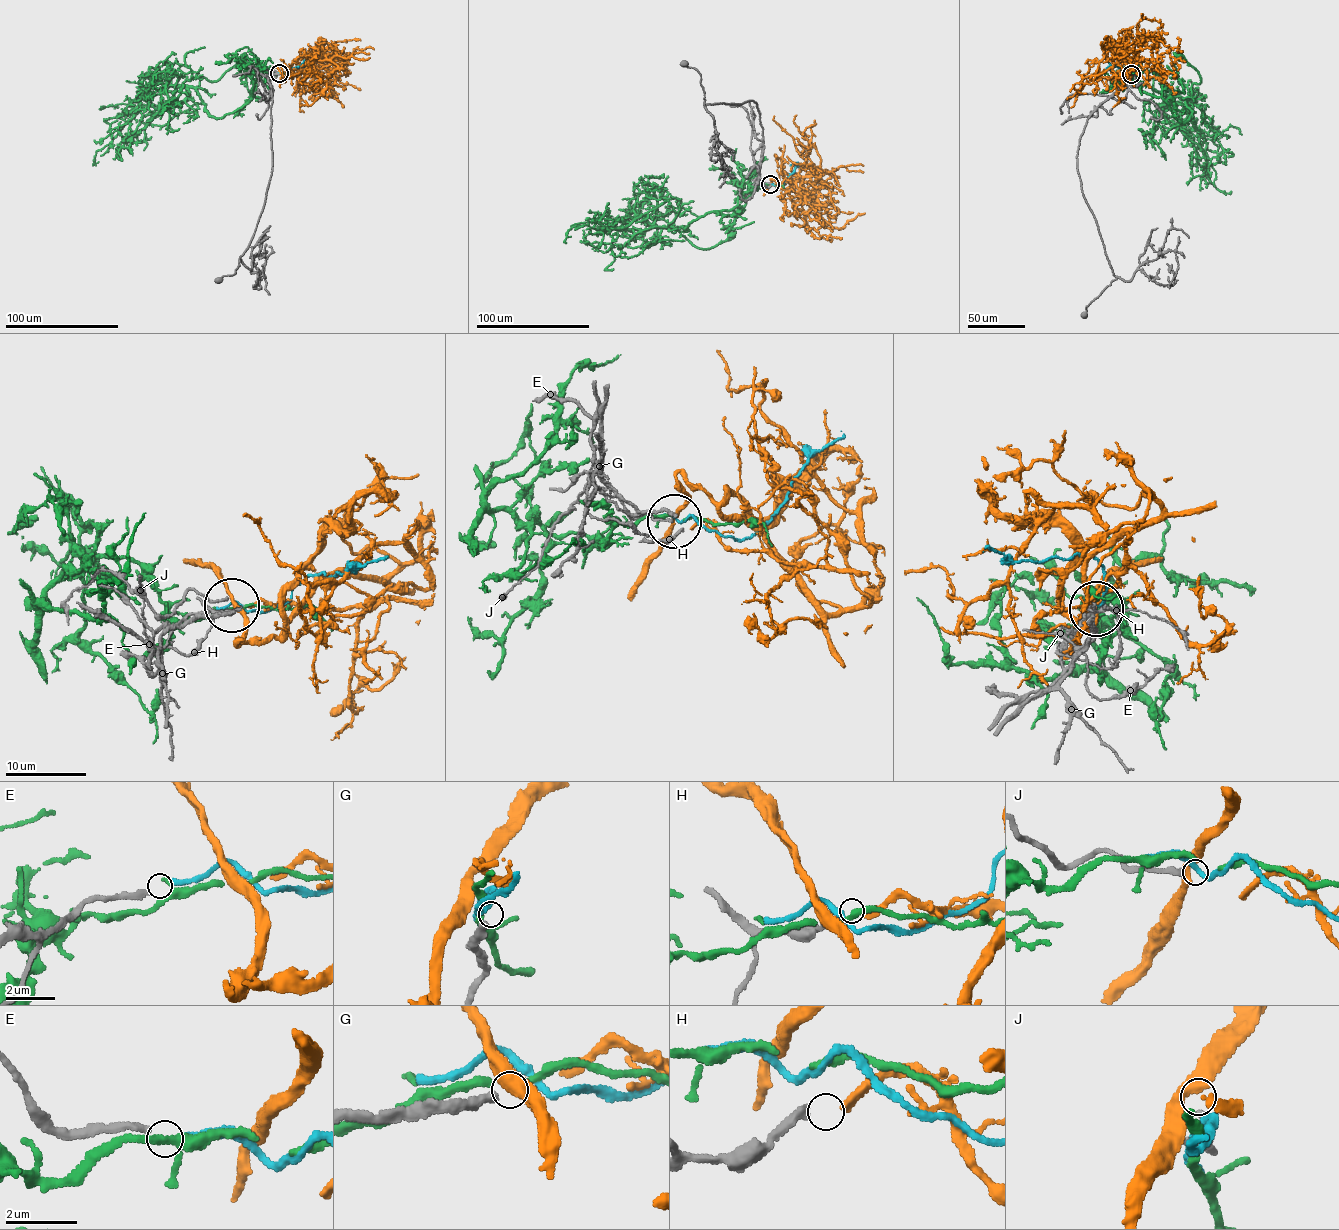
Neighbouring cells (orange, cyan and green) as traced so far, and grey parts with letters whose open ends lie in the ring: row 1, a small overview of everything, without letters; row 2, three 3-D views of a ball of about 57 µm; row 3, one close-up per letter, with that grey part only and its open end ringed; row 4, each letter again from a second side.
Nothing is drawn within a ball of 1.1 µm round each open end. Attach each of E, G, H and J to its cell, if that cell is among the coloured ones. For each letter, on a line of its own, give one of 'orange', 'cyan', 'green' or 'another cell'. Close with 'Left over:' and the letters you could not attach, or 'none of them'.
E: cyan
G: another cell
H: orange
J: another cell
Left over: G, J

